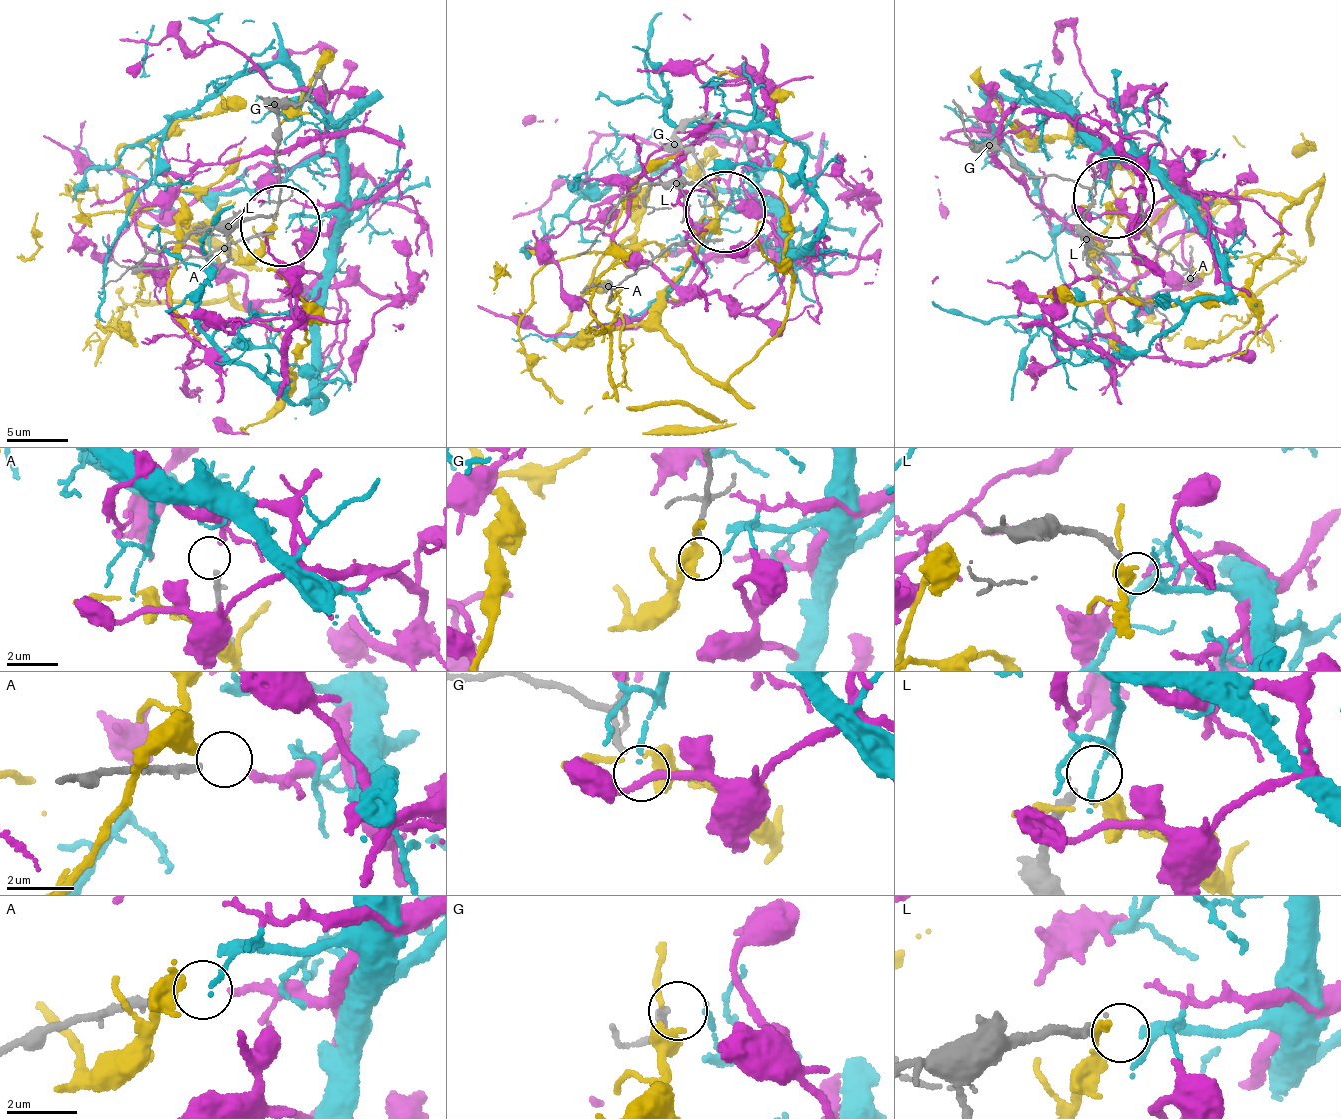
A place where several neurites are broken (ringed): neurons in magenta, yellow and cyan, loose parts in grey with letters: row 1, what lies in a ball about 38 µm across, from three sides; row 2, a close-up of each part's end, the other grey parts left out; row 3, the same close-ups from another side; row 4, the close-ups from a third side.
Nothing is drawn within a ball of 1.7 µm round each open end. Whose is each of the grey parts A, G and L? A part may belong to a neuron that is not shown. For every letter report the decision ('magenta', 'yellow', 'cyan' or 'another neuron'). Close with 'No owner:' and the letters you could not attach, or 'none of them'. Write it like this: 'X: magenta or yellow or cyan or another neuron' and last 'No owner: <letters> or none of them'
A: magenta
G: another neuron
L: cyan
No owner: G

